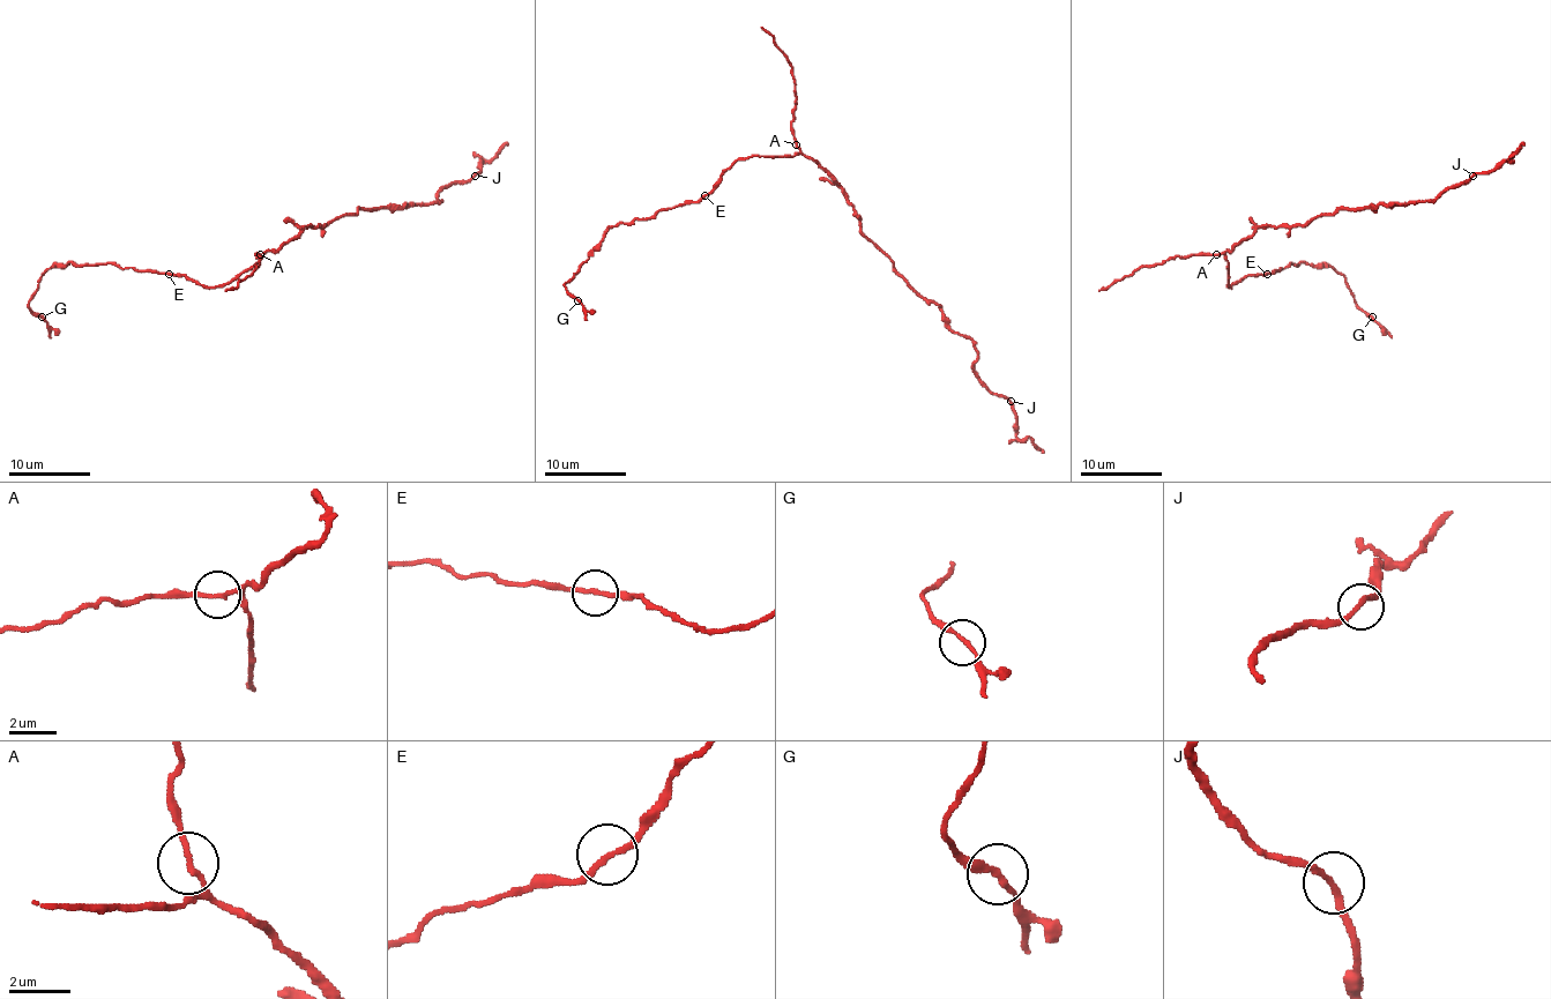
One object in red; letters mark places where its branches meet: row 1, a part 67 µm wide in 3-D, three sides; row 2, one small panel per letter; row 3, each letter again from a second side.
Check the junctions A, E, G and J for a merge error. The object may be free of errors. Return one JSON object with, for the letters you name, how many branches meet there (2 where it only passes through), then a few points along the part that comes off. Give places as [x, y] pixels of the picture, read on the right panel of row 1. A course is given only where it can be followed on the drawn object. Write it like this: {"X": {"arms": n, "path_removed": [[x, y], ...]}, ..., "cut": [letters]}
{"cut": []}

